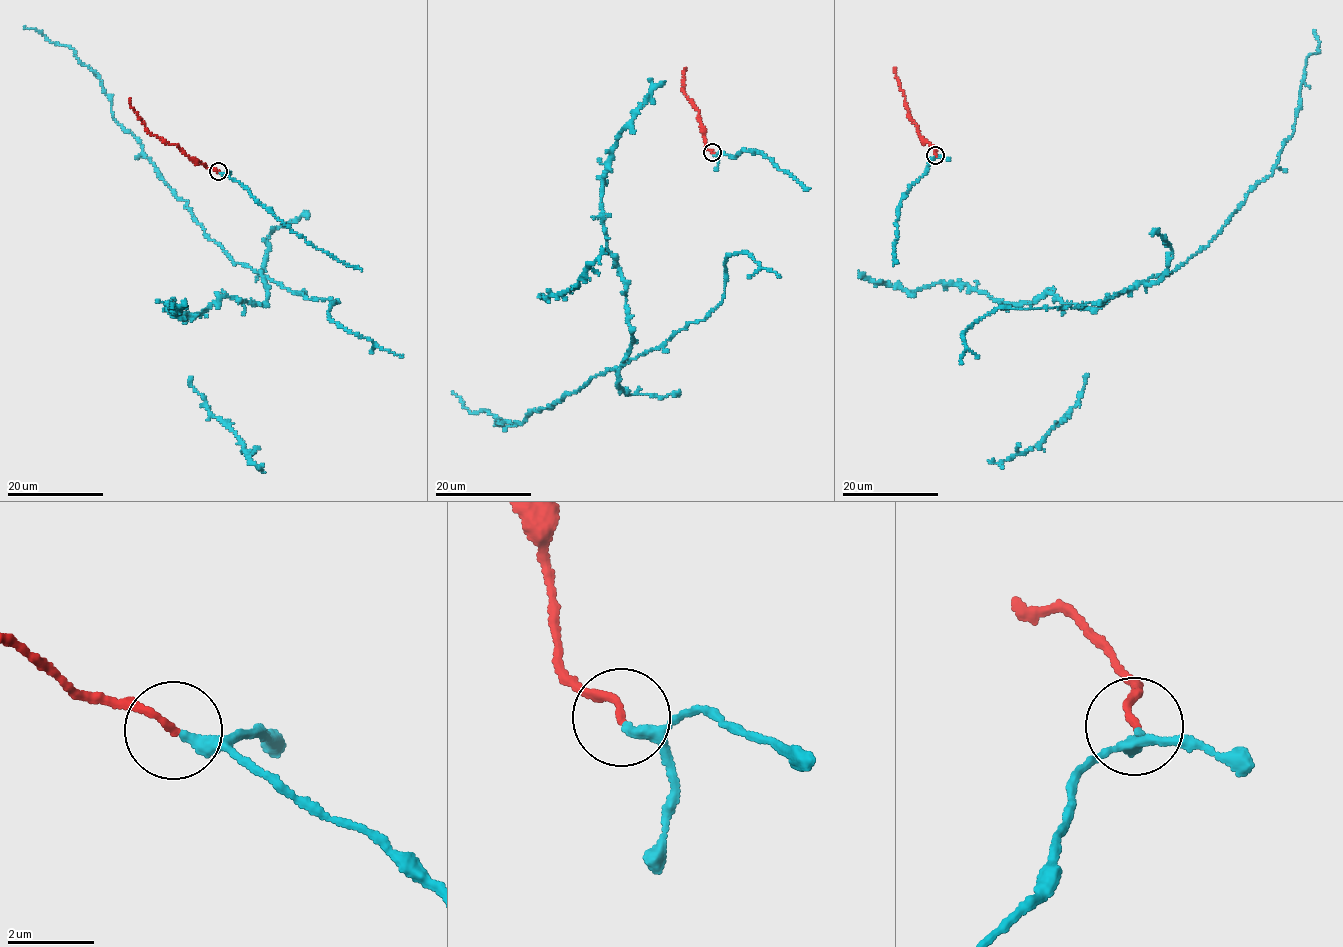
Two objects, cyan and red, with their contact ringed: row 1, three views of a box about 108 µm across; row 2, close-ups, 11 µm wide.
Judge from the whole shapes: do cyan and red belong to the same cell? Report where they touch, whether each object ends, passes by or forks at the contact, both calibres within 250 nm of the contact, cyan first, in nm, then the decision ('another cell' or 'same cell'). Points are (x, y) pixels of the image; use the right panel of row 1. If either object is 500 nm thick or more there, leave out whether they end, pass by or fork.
place (935, 155); cyan passes by; red ends; calibres 200 and 170 nm; same cell

